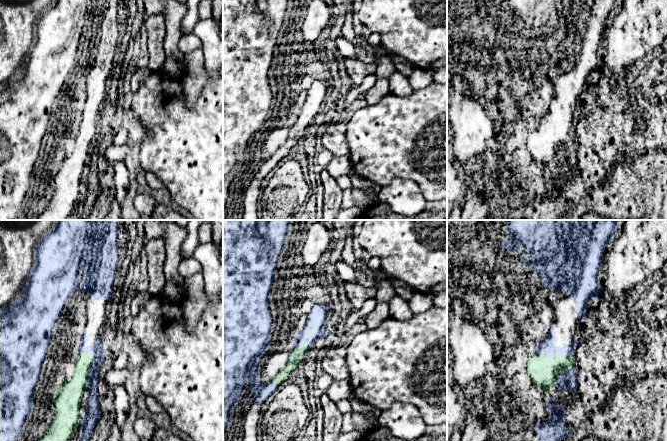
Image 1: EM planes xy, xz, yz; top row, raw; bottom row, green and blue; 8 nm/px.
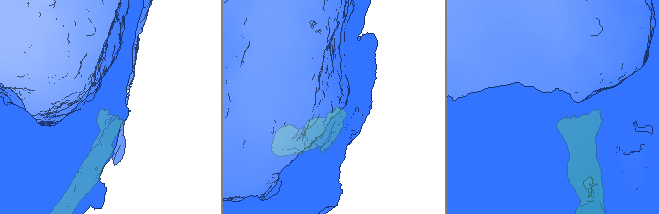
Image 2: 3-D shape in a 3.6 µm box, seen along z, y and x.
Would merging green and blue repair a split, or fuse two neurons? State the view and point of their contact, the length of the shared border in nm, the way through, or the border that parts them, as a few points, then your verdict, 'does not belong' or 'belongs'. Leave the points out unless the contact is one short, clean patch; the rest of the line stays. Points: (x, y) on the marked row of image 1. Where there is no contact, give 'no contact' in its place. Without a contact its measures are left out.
xy (89, 369) | 300 nm | does not belong

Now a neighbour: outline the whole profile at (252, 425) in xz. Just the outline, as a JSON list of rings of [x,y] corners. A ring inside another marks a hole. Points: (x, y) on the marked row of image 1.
[[[249,384],[242,389],[242,399],[230,413],[233,420],[223,434],[223,441],[260,441],[261,404],[254,401]]]

